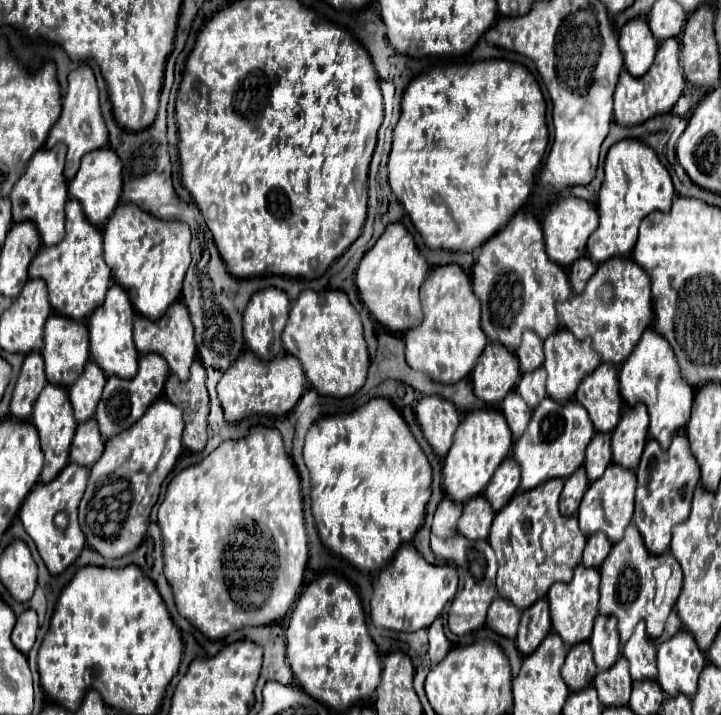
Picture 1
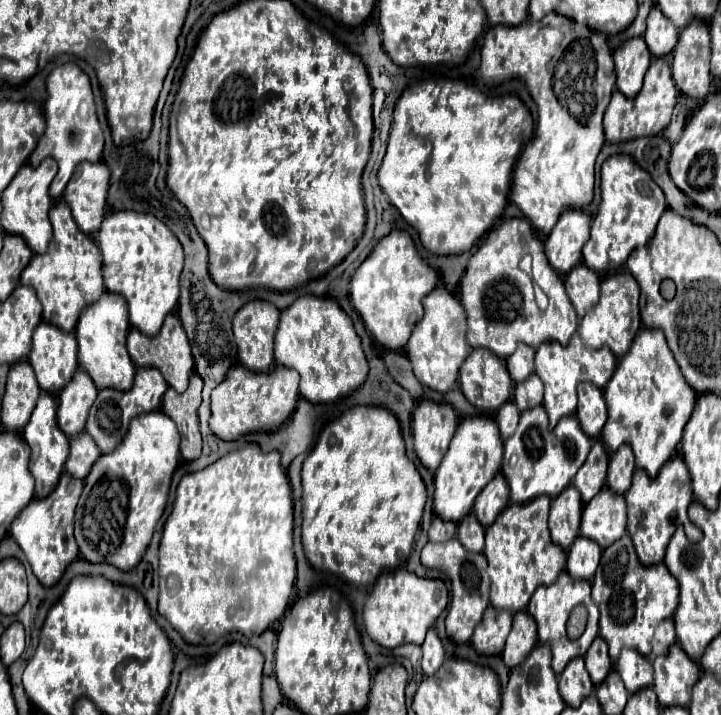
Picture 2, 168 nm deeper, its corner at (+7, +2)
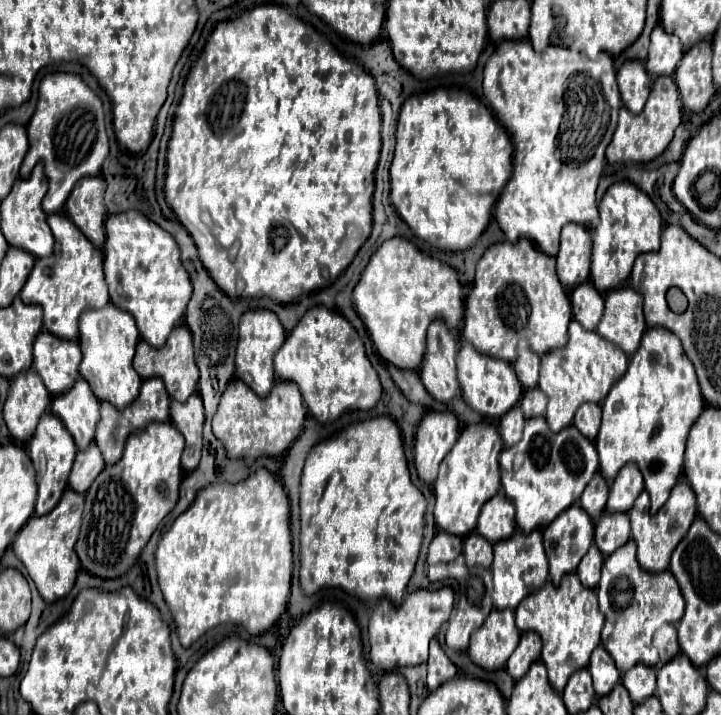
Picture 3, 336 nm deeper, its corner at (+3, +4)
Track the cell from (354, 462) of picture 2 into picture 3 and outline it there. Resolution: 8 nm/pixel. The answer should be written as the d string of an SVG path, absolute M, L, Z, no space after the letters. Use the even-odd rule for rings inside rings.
M390 417L350 423L336 437L312 447L300 485L300 583L306 595L322 587L342 587L360 599L390 599L396 605L414 573L422 545L426 499L412 485L398 425Z

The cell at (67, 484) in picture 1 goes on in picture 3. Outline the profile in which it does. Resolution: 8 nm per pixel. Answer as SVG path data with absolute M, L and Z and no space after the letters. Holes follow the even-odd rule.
M64 491L62 499L54 507L54 511L46 515L34 515L26 521L26 527L18 531L14 539L14 553L20 557L24 563L28 575L34 579L40 595L44 601L52 603L60 597L64 597L76 579L76 573L80 569L80 559L76 555L76 539L80 533L80 519L82 519L82 509L84 509L84 495L78 495L78 491Z

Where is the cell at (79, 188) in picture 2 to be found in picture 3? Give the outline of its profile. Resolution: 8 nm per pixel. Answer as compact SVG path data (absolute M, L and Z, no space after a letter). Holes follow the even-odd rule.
M100 175L86 177L76 183L74 191L66 199L66 213L98 249L106 239L104 191L106 191L106 181Z

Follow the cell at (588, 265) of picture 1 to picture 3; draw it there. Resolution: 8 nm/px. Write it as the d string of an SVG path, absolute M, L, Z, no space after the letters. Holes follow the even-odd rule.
M586 281L570 291L570 301L574 319L580 321L584 329L594 331L604 311L604 295L596 291L596 287L590 281Z

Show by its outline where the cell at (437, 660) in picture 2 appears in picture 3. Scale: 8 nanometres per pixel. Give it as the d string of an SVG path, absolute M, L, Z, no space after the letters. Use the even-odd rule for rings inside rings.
M434 637L430 641L430 657L428 657L428 677L426 677L428 689L434 691L440 683L452 679L456 673L458 673L456 665L446 657L442 647L438 645L438 639Z

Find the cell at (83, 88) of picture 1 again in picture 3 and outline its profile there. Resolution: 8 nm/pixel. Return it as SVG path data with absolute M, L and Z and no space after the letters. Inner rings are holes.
M50 73L40 85L36 113L28 123L30 151L22 163L20 175L28 177L38 161L44 161L50 189L42 201L46 213L62 211L72 187L84 175L98 175L108 155L108 137L104 131L102 101L76 73Z

